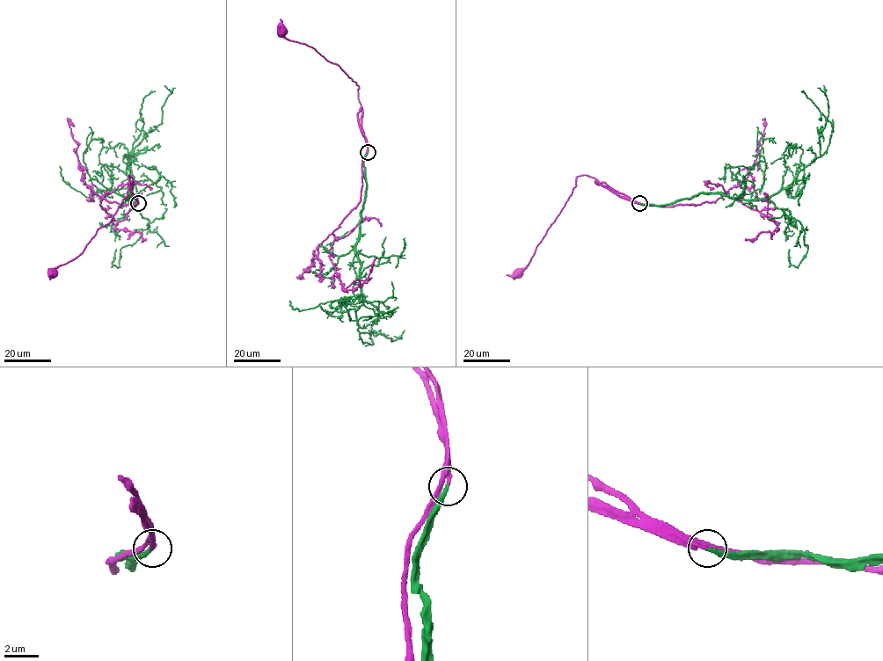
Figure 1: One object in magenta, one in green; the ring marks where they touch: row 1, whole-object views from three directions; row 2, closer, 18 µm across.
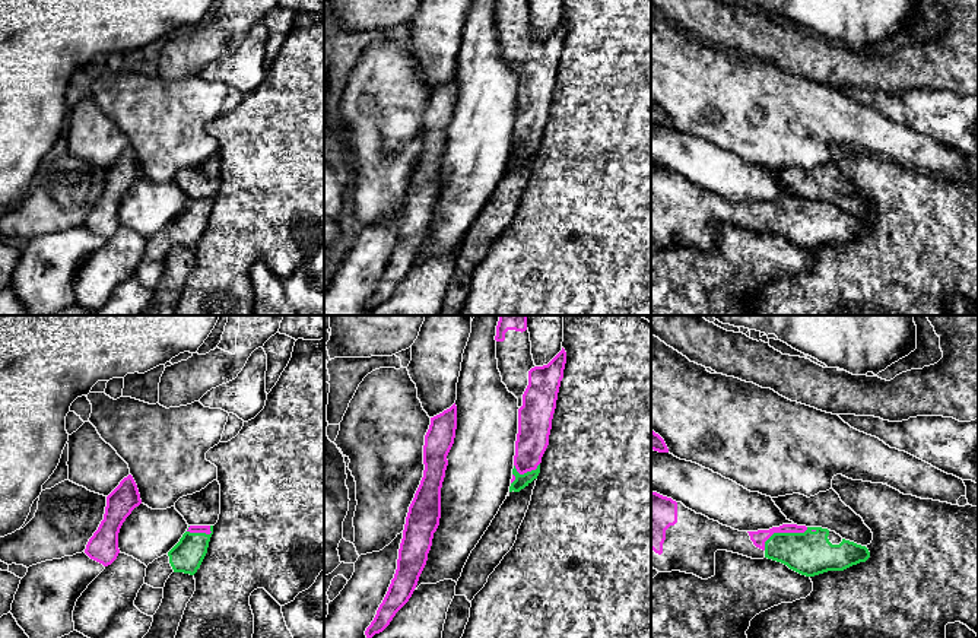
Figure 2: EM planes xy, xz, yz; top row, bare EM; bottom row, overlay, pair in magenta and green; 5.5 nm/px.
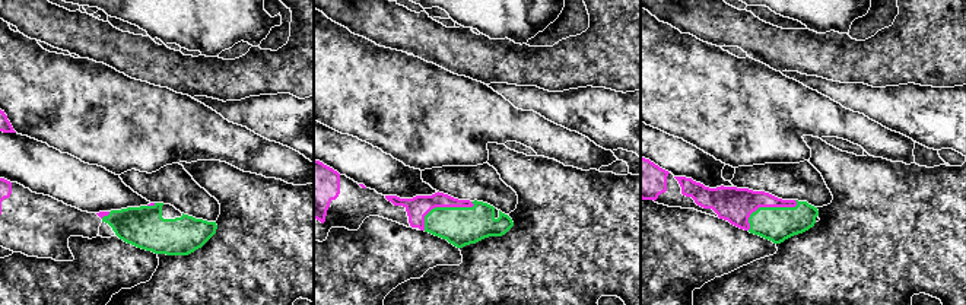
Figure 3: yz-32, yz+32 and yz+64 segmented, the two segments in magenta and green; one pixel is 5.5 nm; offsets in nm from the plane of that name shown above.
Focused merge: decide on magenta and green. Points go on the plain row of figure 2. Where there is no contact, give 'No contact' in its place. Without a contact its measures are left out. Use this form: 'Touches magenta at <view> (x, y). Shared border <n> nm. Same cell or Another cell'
Touches magenta at yz (783, 205). Shared border 280 nm. Same cell

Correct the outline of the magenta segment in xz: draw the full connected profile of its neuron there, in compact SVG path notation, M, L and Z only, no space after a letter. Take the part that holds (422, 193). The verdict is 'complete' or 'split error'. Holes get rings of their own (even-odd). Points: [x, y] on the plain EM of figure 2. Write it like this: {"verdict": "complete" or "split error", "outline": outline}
{"verdict": "complete", "outline": "M455 76L431 91L423 118L423 150L409 180L394 251L374 293L365 304L368 312L382 305L396 286L409 274L426 238L434 206L439 199L441 161L455 102Z"}

